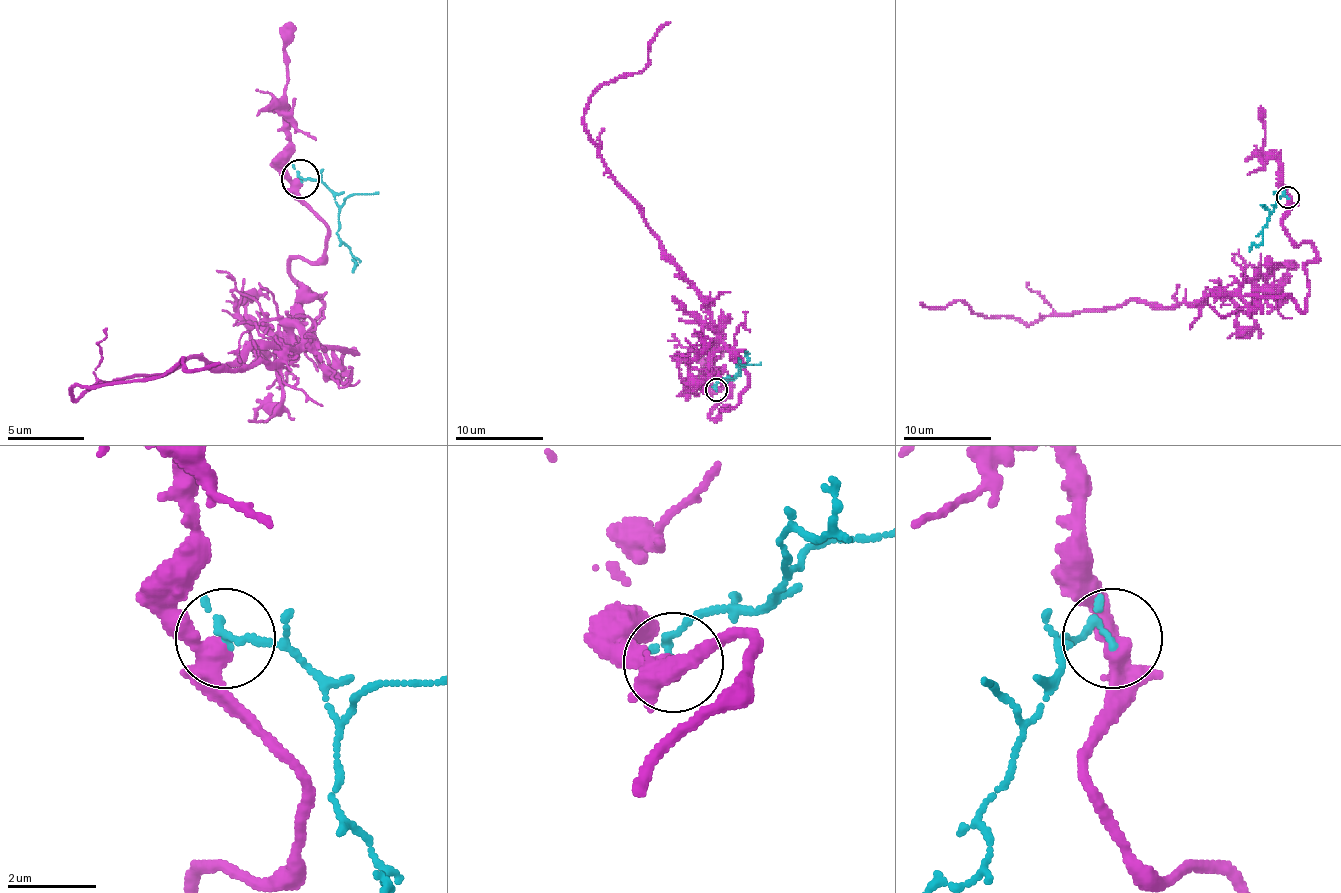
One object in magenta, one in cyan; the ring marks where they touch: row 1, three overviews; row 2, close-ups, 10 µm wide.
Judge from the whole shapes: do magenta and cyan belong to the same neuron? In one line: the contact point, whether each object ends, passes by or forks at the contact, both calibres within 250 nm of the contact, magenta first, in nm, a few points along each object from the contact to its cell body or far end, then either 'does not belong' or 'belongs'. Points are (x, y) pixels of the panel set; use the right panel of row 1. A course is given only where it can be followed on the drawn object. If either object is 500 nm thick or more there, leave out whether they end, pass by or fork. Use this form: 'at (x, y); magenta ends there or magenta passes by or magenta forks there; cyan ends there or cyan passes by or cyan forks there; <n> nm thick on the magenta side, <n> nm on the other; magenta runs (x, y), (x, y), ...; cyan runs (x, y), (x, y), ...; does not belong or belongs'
at (1287, 197); magenta passes by; cyan ends there; 380 nm thick on the magenta side, 170 nm on the other; magenta runs (1287, 196), (1285, 234), (1316, 254), (1302, 311), (1287, 296), (1205, 296), (1031, 324), (920, 302); cyan runs (1287, 196), (1278, 198), (1260, 242), (1249, 251); does not belong

